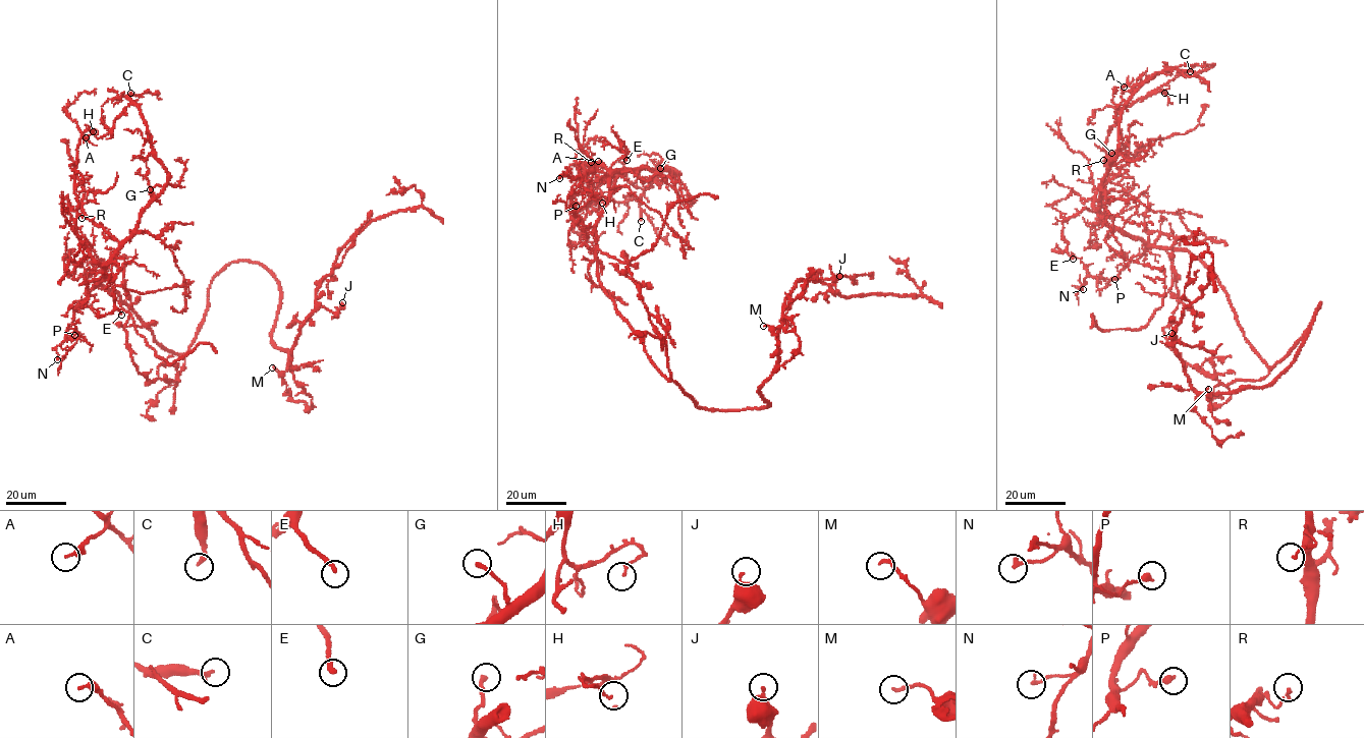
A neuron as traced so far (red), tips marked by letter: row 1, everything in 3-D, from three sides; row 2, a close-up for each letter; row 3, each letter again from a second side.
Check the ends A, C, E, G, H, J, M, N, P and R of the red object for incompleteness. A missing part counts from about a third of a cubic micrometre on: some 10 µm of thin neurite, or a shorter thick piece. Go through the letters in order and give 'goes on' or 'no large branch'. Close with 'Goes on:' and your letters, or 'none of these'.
A: no large branch
C: no large branch
E: goes on
G: no large branch
H: no large branch
J: no large branch
M: no large branch
N: no large branch
P: no large branch
R: no large branch
Goes on: E

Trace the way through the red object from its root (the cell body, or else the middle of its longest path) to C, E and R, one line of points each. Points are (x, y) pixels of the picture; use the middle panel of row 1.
C: (692, 398), (617, 309), (596, 254), (614, 171), (677, 171), (662, 167), (641, 221)
E: (692, 398), (663, 376), (599, 278), (596, 222), (608, 199), (611, 166), (626, 154), (618, 140), (626, 160)
R: (692, 398), (663, 376), (599, 280), (596, 222), (608, 199), (610, 173), (597, 163), (585, 171), (591, 162)

